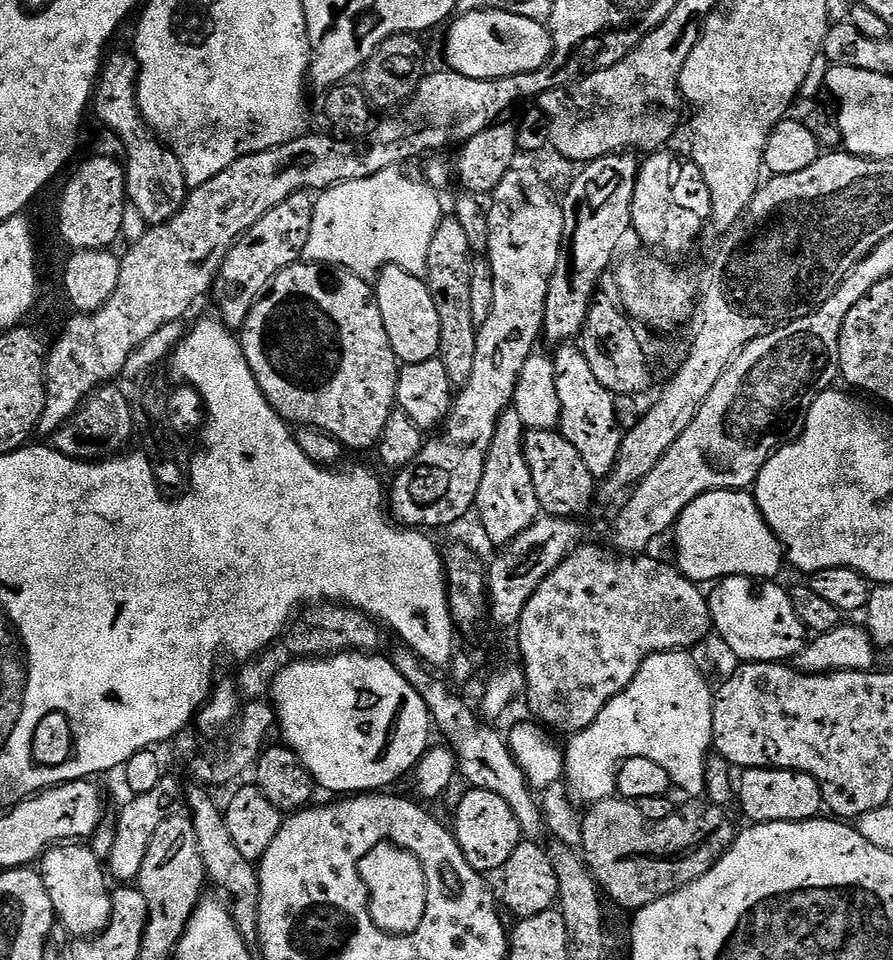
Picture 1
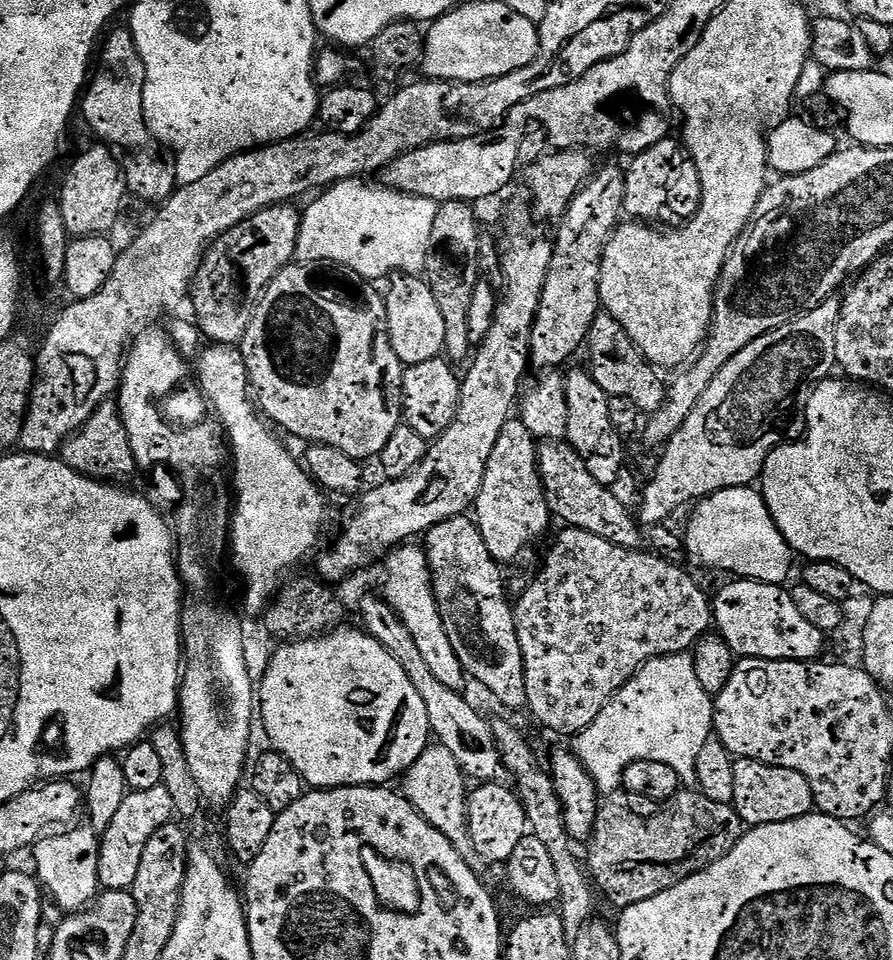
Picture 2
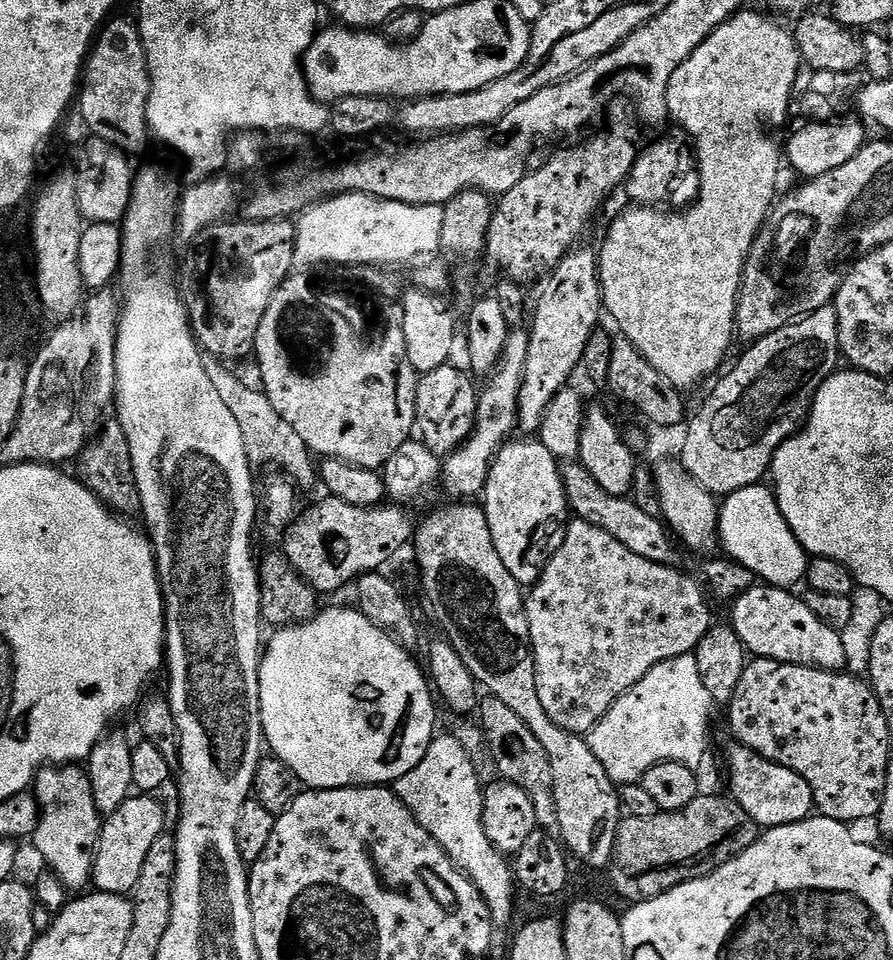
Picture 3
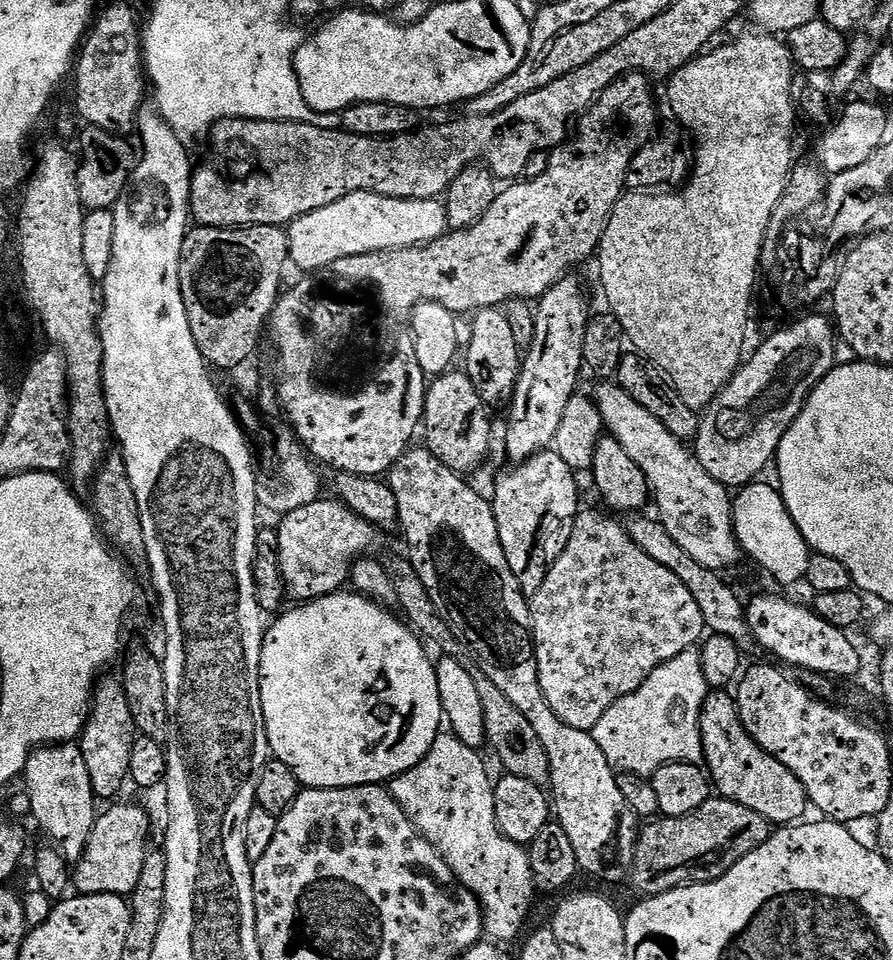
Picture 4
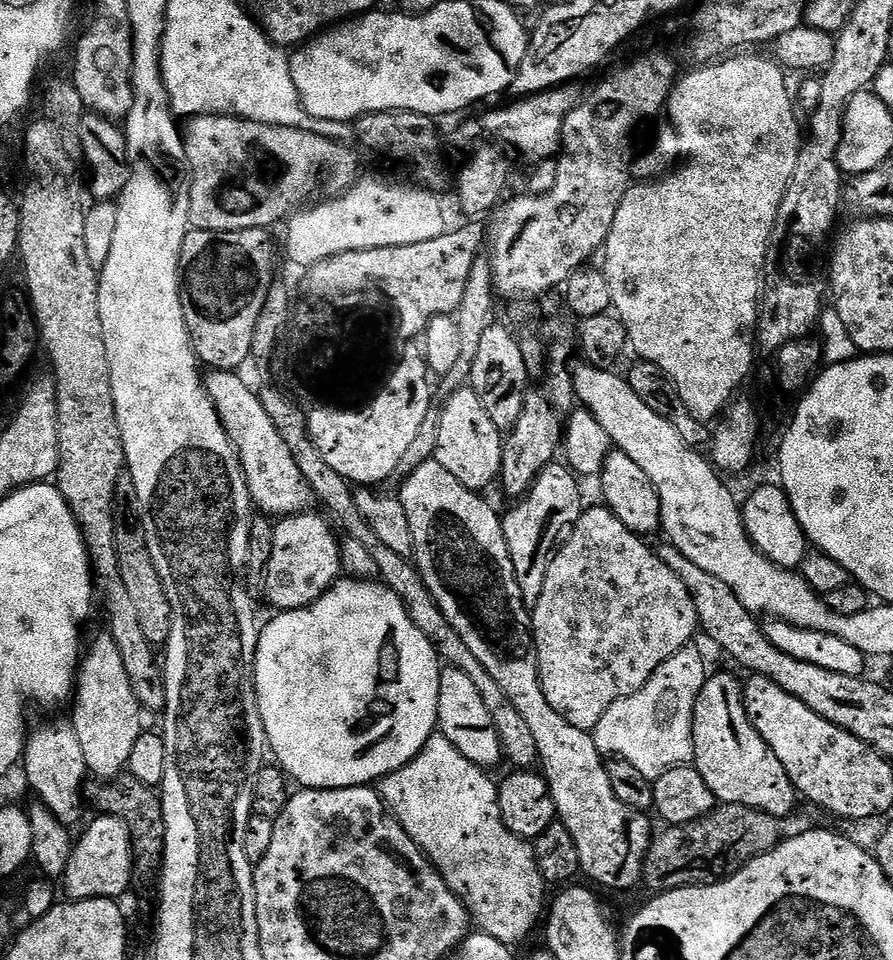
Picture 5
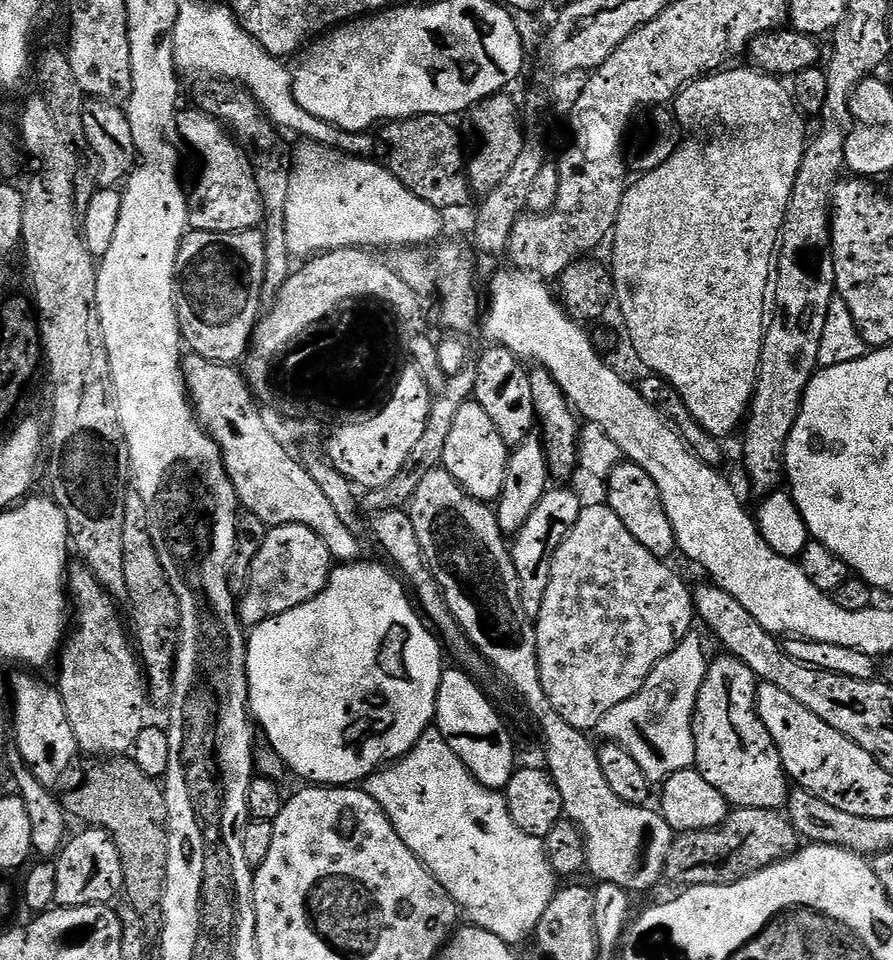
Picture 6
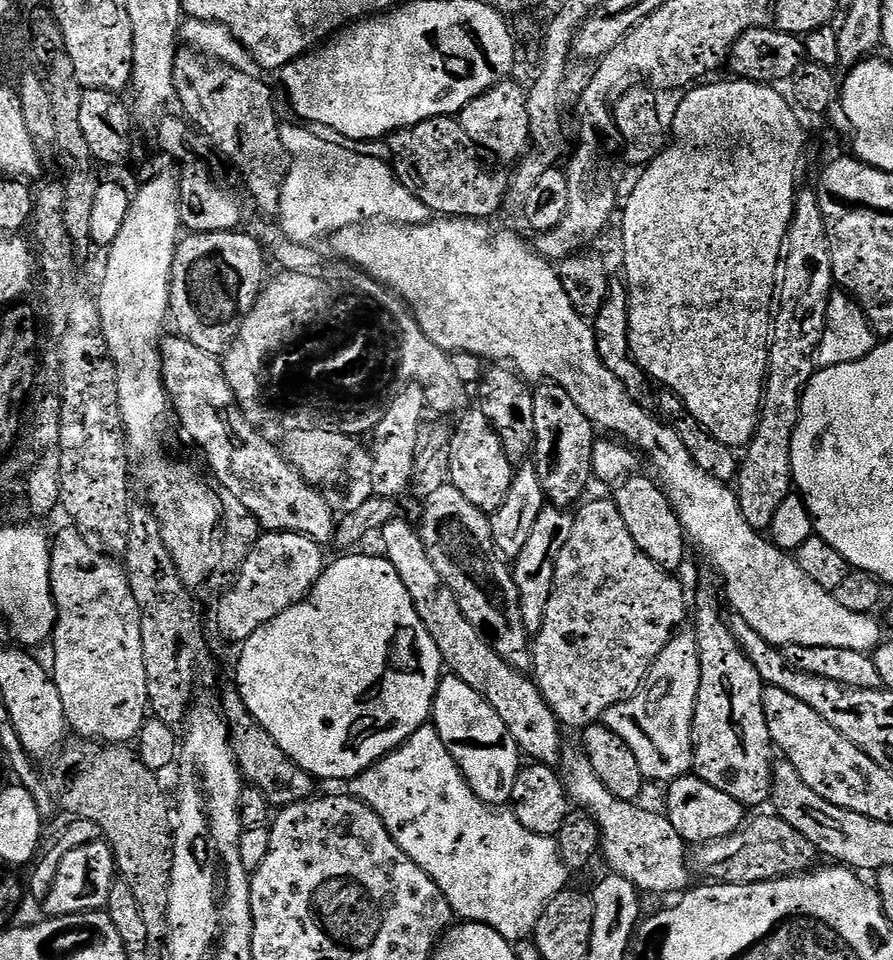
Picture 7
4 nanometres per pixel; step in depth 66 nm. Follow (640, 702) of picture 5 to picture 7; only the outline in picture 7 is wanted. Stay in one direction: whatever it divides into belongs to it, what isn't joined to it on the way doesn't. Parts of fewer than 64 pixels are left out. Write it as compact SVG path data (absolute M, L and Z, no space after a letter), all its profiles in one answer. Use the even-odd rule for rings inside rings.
M677 631L648 672L640 693L606 710L604 723L638 758L645 781L671 782L687 776L692 766L692 723L700 685L700 655L695 631Z

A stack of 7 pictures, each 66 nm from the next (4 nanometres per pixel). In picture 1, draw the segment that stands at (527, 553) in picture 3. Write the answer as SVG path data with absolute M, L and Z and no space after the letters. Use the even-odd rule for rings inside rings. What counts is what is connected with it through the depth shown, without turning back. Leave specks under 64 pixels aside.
M508 407L498 418L494 430L494 442L486 454L482 486L478 486L478 498L474 509L480 515L480 524L488 535L488 540L495 546L509 544L522 530L537 520L541 515L538 494L534 494L534 478L530 478L530 466L526 466L524 453L525 426L518 418L515 407Z

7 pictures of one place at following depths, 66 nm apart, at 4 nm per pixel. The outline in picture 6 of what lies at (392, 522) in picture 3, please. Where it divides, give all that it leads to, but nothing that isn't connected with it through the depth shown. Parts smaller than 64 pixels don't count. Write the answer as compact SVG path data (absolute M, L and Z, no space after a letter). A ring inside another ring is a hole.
M291 524L273 528L259 543L258 548L260 550L252 560L252 596L241 599L238 604L238 615L245 625L255 626L269 616L277 616L286 610L294 610L294 606L310 602L328 585L328 579L332 577L334 561L326 542L306 526Z

